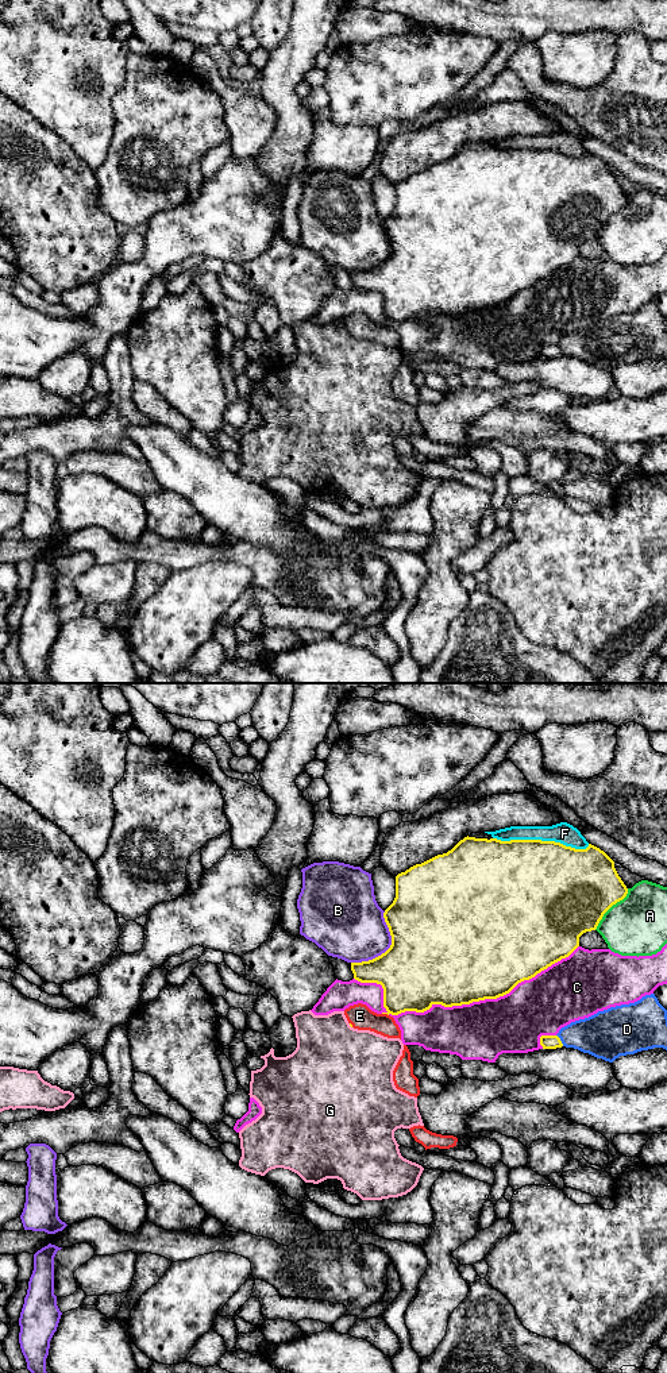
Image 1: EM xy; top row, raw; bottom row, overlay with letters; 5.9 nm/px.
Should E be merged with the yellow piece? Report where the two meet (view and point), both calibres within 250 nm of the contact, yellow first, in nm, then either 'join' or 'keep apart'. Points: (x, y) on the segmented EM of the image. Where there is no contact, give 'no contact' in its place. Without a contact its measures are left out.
meets yellow in xy at (385, 1013); 360 nm thick on the yellow side, 150 nm on the other; join

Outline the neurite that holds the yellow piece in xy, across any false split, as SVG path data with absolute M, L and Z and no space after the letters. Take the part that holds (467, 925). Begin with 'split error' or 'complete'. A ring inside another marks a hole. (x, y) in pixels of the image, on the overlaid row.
split error; M467 836L447 853L396 876L396 898L383 913L392 936L390 948L373 960L351 963L355 980L382 986L386 1011L377 1014L358 1003L346 1008L344 1015L354 1029L401 1040L394 1015L424 1013L433 1004L452 1007L504 996L518 983L568 957L579 946L579 937L595 930L604 914L626 894L614 861L591 844L586 849L575 849L555 841Z

